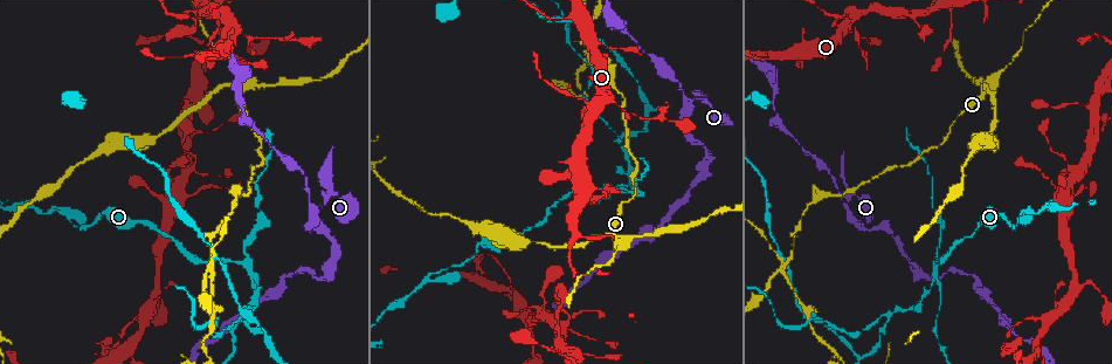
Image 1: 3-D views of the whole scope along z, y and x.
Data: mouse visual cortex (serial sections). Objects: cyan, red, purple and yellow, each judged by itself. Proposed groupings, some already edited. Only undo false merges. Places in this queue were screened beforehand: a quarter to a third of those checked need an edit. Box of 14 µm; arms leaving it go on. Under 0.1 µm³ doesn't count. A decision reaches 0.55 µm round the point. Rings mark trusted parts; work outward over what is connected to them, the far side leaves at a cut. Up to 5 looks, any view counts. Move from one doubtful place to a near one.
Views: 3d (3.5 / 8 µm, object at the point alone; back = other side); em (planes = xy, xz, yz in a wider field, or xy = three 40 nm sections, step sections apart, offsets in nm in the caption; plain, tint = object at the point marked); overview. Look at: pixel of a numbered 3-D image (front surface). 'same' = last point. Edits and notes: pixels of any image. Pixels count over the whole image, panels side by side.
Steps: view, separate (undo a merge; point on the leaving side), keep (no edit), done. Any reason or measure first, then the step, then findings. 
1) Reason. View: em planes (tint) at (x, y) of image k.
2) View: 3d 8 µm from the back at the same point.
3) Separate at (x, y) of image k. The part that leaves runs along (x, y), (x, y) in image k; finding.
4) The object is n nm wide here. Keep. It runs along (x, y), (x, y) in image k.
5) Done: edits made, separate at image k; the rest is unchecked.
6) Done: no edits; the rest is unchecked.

Abrupt turn. View: 3d 3.5 µm at (847, 206) of image 1.

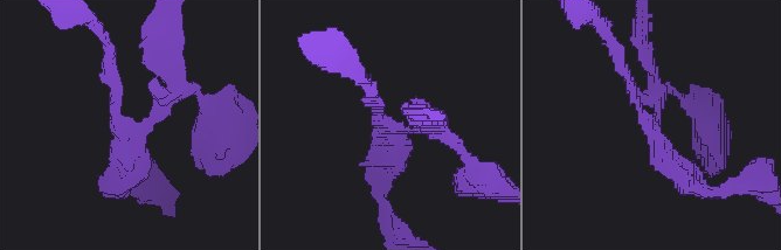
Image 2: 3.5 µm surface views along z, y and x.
3 arms meet here; the arms are 150, 200, 350 nm wide; shape alone is not enough. View: em planes (tint) at (656, 122) of image 2.

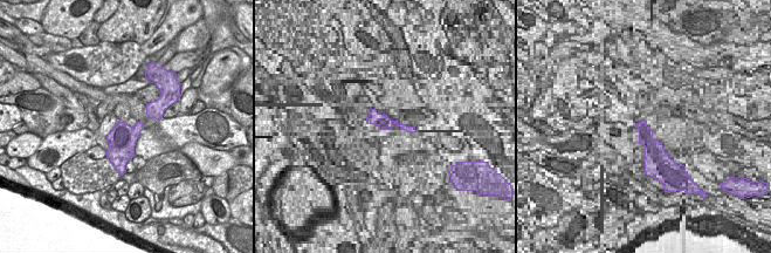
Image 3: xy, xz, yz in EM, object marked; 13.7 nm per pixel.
Separate at (665, 162) of image 2. The part that leaves runs along (657, 113), (663, 157), (711, 193) in image 2; two cells meet here.

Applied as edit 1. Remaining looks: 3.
View: 3d 3.5 µm at (241, 263) of image 1.

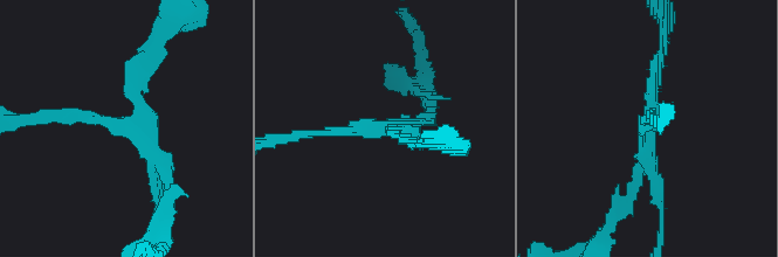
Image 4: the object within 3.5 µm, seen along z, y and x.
3 arms meet here; the arms are 100, 150, 150 nm wide. View: em xy step 3 (tint) at (646, 122) of image 4.

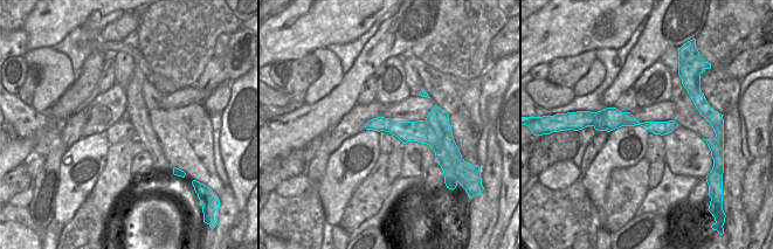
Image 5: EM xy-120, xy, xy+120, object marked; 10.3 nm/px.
The object is 220 nm wide here. Separate at (656, 77) of image 4. A second cell is stuck on.

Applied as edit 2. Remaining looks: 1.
Done: edits made, separate at image 2, separate at image 4; the rest is unchecked.

